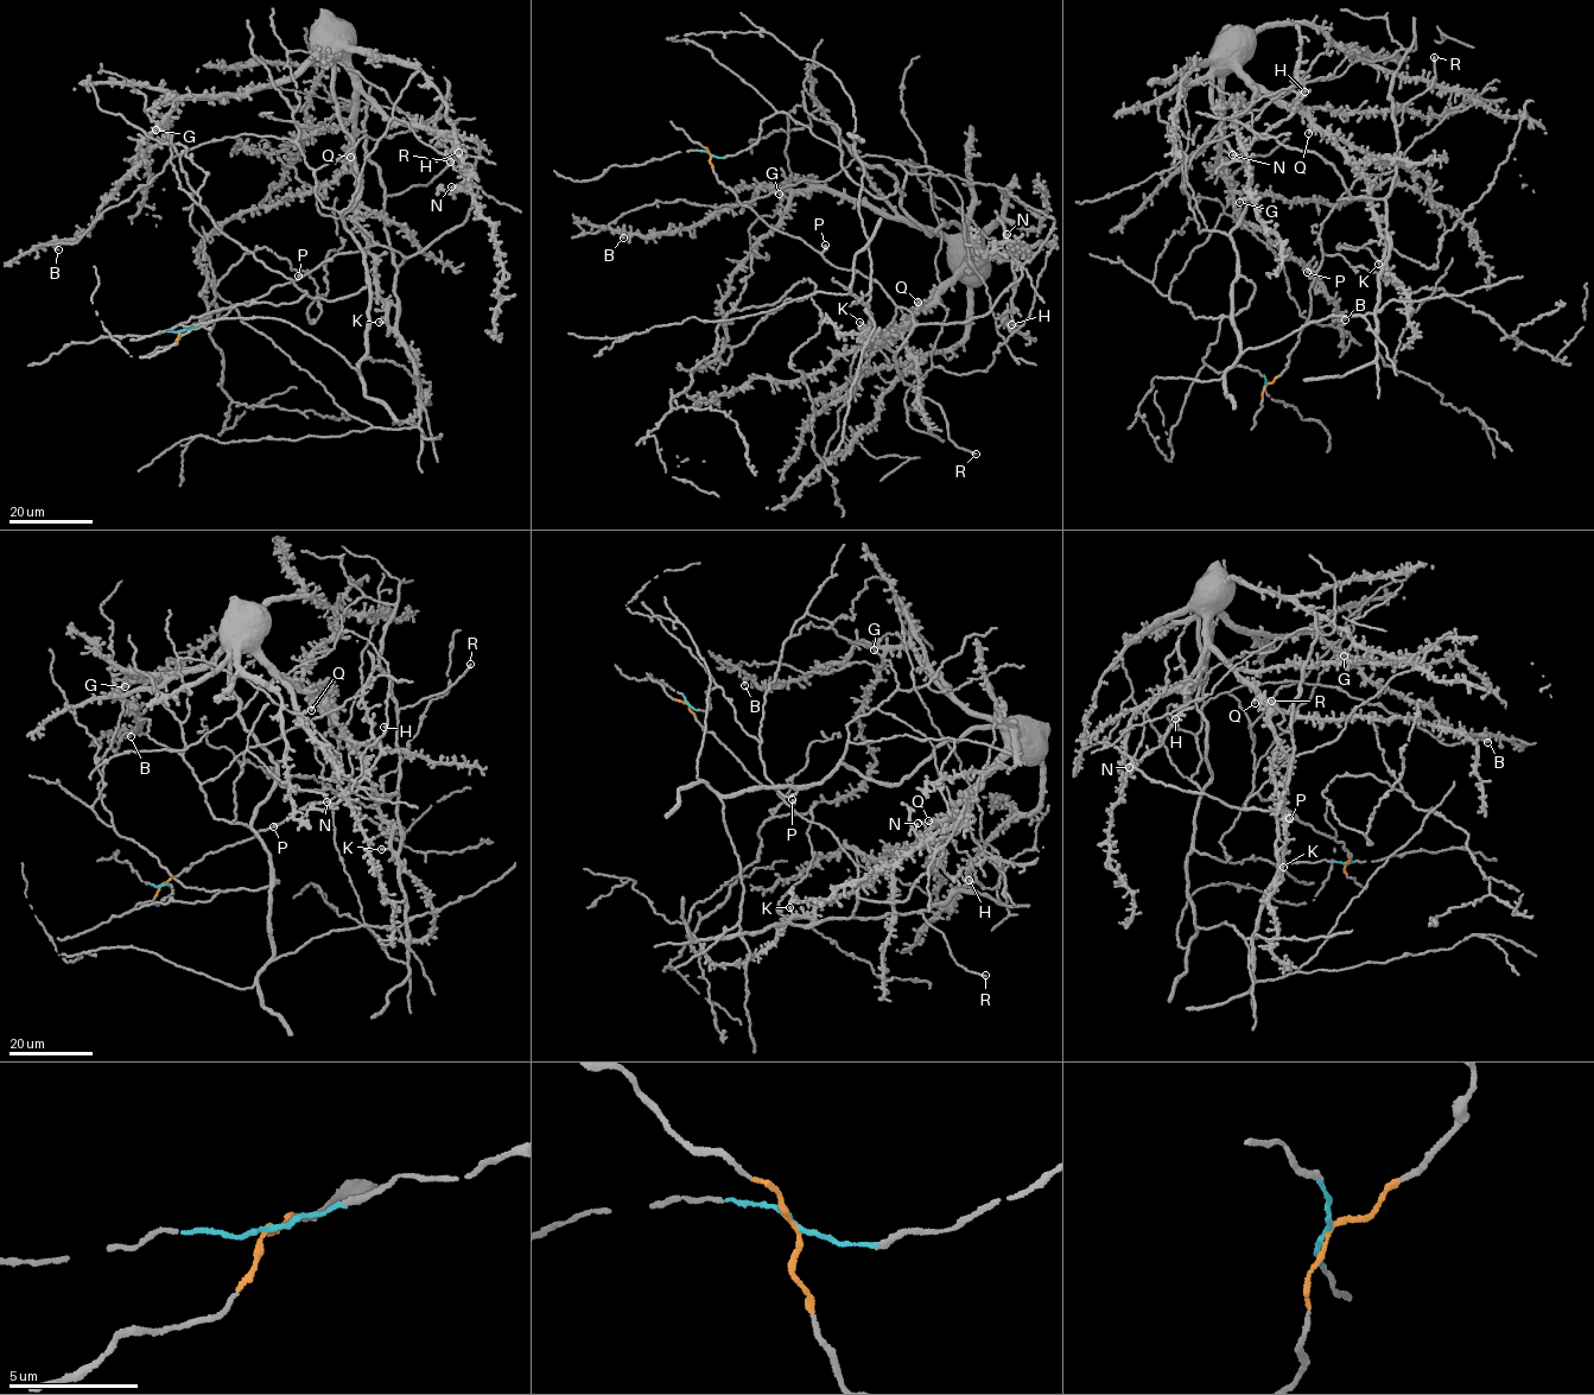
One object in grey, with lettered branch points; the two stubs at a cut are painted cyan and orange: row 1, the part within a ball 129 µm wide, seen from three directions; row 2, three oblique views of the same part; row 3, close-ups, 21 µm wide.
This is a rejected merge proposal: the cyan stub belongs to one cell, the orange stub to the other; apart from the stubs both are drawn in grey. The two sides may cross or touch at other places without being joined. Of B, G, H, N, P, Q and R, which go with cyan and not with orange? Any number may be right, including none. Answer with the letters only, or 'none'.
B, G, Q

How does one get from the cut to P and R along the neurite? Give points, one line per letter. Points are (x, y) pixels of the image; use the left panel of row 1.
P: (181, 331), (216, 311), (266, 295), (299, 276)
R: (181, 331), (340, 254), (385, 245), (406, 259), (399, 266), (383, 220), (385, 197), (426, 186), (451, 162)

